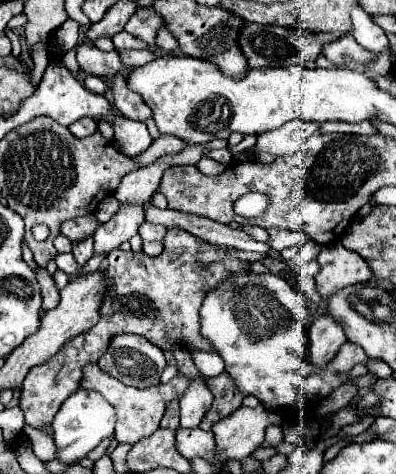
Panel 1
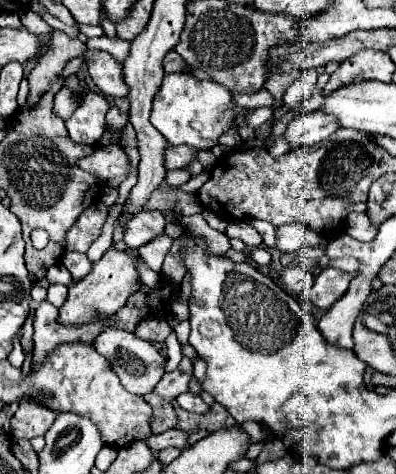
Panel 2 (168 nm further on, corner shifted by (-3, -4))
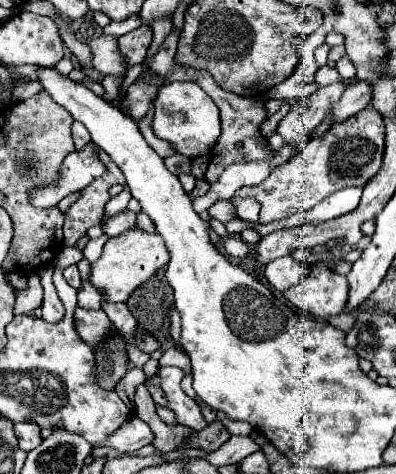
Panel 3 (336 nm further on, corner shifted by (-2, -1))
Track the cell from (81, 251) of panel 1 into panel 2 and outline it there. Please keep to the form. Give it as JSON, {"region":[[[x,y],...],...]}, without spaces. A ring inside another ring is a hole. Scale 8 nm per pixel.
{"region":[[[66,252],[62,256],[62,264],[68,268],[72,282],[80,282],[92,268],[92,262],[82,252]]]}

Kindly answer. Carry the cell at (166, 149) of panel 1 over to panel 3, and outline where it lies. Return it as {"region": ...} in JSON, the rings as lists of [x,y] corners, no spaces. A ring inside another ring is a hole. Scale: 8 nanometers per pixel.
{"region":[[[89,143],[85,149],[69,153],[61,165],[61,179],[47,189],[31,191],[31,201],[37,207],[57,205],[65,195],[85,189],[85,185],[91,185],[93,179],[103,175],[105,165],[97,157],[97,147]]]}

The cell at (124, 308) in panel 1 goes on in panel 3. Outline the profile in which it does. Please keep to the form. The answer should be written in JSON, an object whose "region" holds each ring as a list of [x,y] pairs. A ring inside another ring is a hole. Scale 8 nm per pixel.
{"region":[[[23,421],[23,423],[13,423],[13,429],[19,439],[19,447],[23,451],[31,451],[41,445],[41,427],[33,421]]]}

